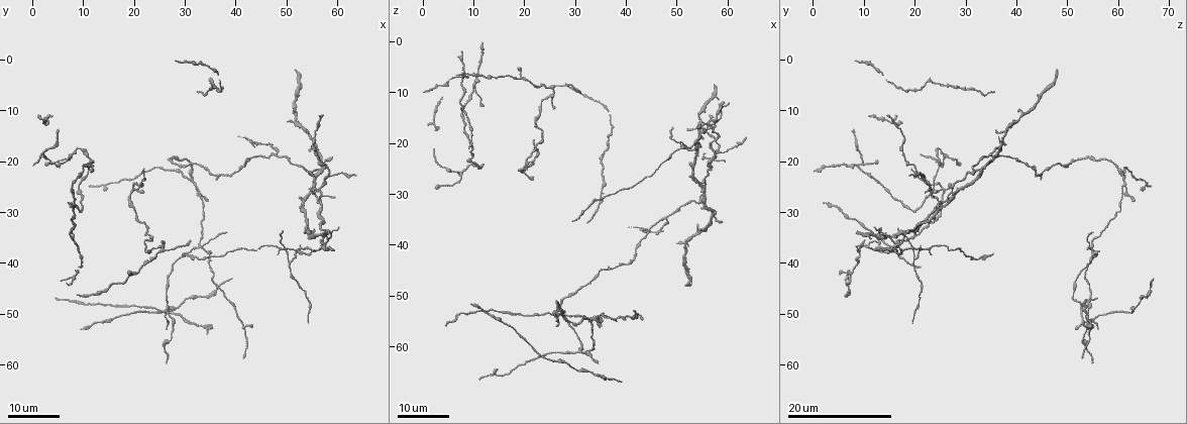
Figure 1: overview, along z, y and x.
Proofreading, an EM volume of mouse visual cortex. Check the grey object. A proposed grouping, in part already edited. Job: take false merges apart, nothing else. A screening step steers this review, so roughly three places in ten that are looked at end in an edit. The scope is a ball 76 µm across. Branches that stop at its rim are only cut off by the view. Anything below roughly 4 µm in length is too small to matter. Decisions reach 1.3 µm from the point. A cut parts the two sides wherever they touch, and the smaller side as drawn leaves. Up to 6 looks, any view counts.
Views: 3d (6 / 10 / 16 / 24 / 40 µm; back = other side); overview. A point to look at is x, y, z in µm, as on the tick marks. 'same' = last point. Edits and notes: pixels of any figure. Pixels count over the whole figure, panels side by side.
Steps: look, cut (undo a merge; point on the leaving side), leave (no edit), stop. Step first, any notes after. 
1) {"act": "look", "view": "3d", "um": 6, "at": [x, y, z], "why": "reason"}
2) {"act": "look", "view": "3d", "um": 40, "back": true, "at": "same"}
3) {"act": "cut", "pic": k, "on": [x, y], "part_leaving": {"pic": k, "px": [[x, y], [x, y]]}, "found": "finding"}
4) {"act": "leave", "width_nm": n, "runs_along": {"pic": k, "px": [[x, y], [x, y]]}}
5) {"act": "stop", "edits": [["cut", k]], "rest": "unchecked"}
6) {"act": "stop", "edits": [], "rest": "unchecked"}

{"act": "look", "view": "3d", "um": 24, "at": [57.0, 28.0, 24.5], "why": "arms part here"}

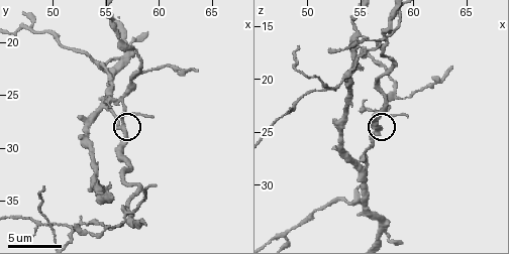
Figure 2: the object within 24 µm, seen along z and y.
{"act": "look", "view": "3d", "um": 6, "at": "same"}

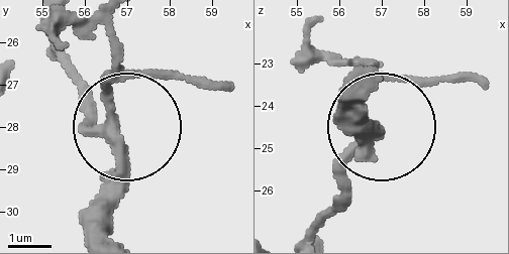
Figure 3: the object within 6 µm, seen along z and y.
{"act": "leave", "width_nm": 240, "found": "all the same neuron"}

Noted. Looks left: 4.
{"act": "look", "view": "3d", "um": 24, "at": [7.5, 19.0, 26.5], "why": "three-way junction"}

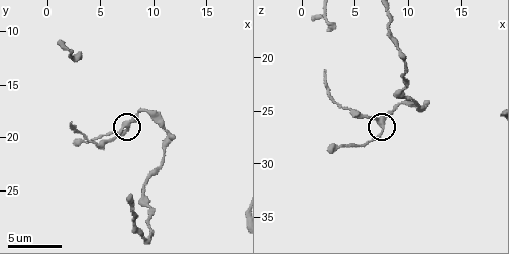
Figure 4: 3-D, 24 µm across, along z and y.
{"act": "look", "view": "3d", "um": 6, "at": [7.2, 18.8, 26.4], "why": "zoom in"}

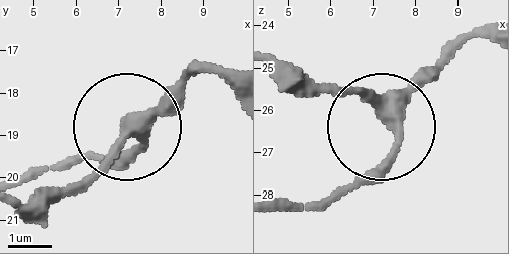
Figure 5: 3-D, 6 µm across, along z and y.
{"act": "leave", "found": "all the same neuron"}

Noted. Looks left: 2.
{"act": "look", "view": "3d", "um": 24, "at": [20.5, 25.5, 25.5], "why": "four arms meet"}

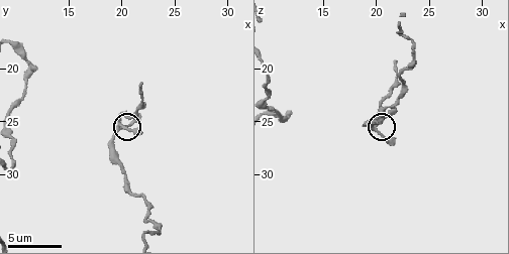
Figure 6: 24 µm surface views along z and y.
{"act": "look", "view": "3d", "um": 10, "at": "same"}

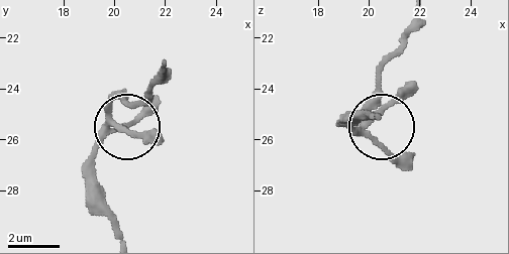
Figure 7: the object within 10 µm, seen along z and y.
{"act": "leave", "arms": 4, "found": "continuous, no second neuron"}

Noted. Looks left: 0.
{"act": "stop", "edits": [], "rest": "unchecked"}

